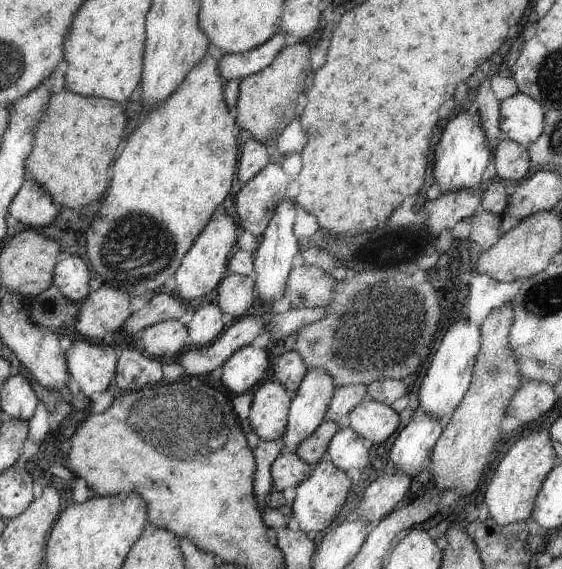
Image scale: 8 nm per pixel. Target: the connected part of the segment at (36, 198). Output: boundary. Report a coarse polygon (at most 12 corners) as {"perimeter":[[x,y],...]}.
{"perimeter":[[27,182],[8,210],[38,229],[58,216],[46,188]]}

